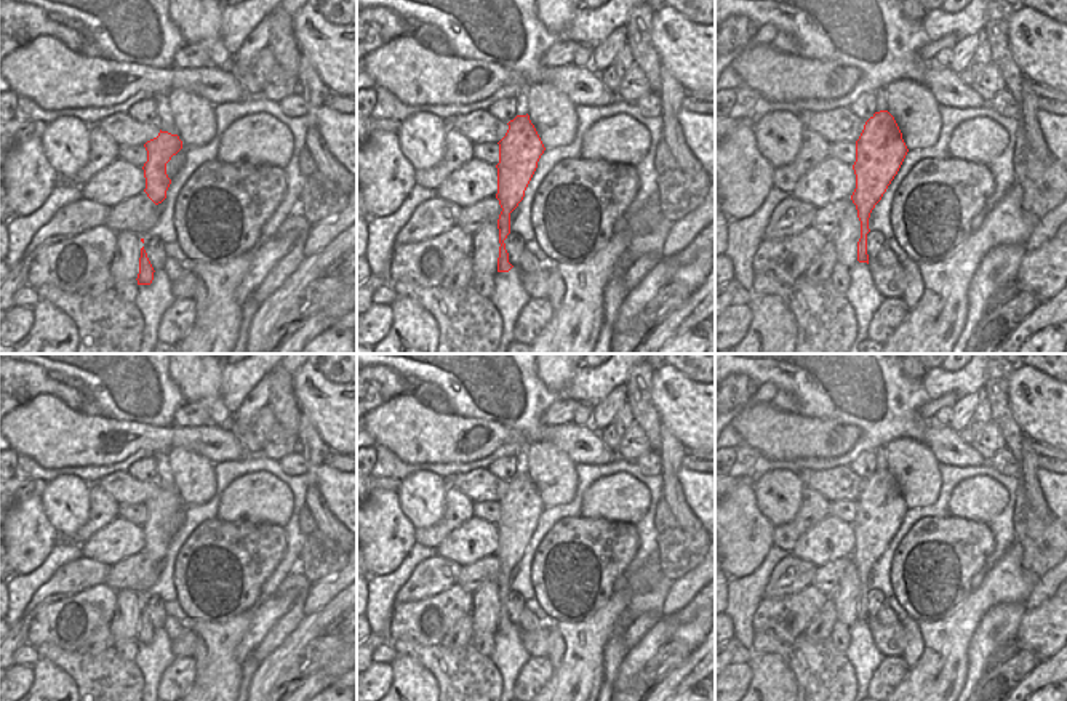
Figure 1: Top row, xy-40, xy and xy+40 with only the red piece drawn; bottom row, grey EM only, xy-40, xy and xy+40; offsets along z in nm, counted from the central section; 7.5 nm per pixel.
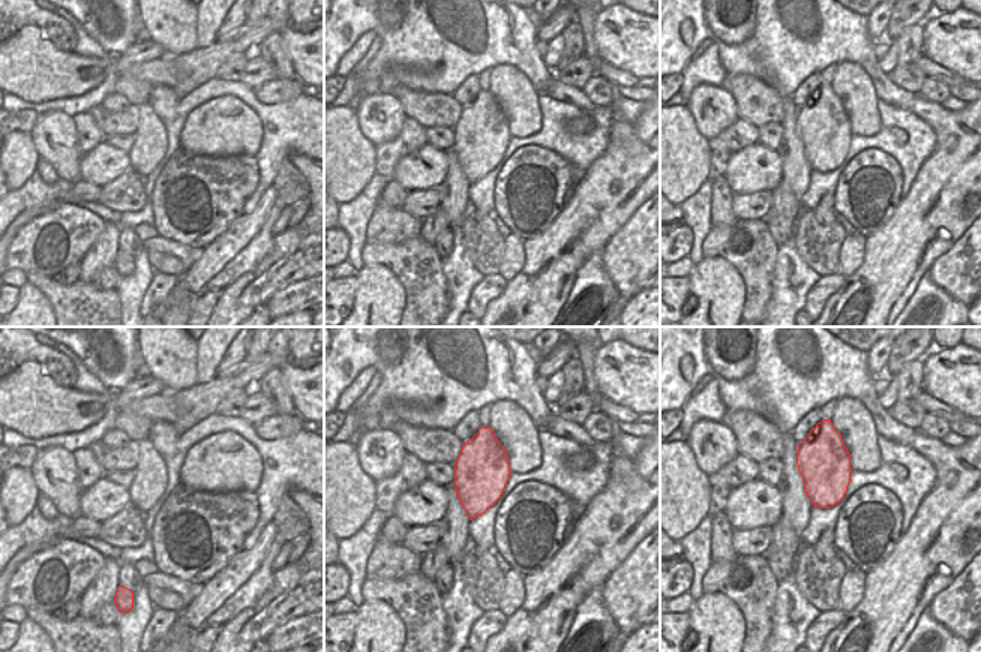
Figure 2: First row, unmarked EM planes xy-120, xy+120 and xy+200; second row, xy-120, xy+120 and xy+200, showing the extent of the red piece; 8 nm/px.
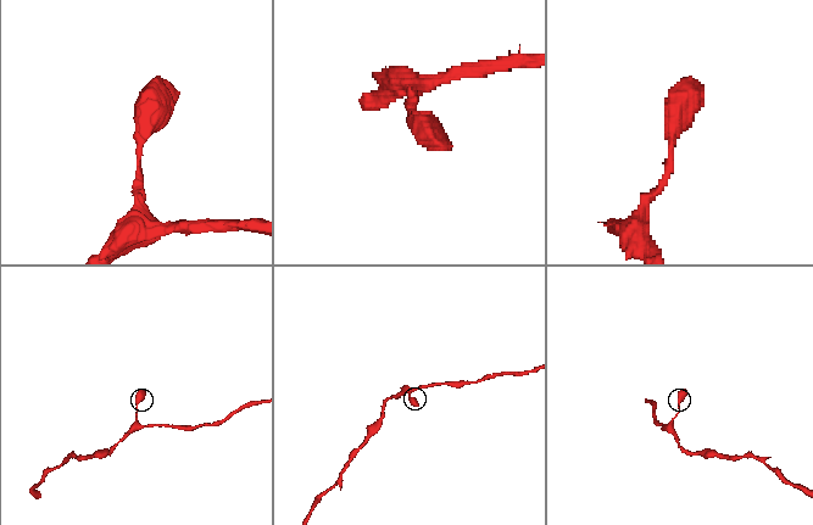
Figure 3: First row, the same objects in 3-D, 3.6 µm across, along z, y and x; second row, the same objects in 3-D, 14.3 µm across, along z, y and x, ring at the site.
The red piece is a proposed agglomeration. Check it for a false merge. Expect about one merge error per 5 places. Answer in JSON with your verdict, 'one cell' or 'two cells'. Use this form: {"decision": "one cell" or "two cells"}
{"decision": "one cell"}

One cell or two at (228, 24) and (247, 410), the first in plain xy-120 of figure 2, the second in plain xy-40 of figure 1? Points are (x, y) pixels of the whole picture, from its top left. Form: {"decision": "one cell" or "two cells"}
{"decision": "one cell"}

